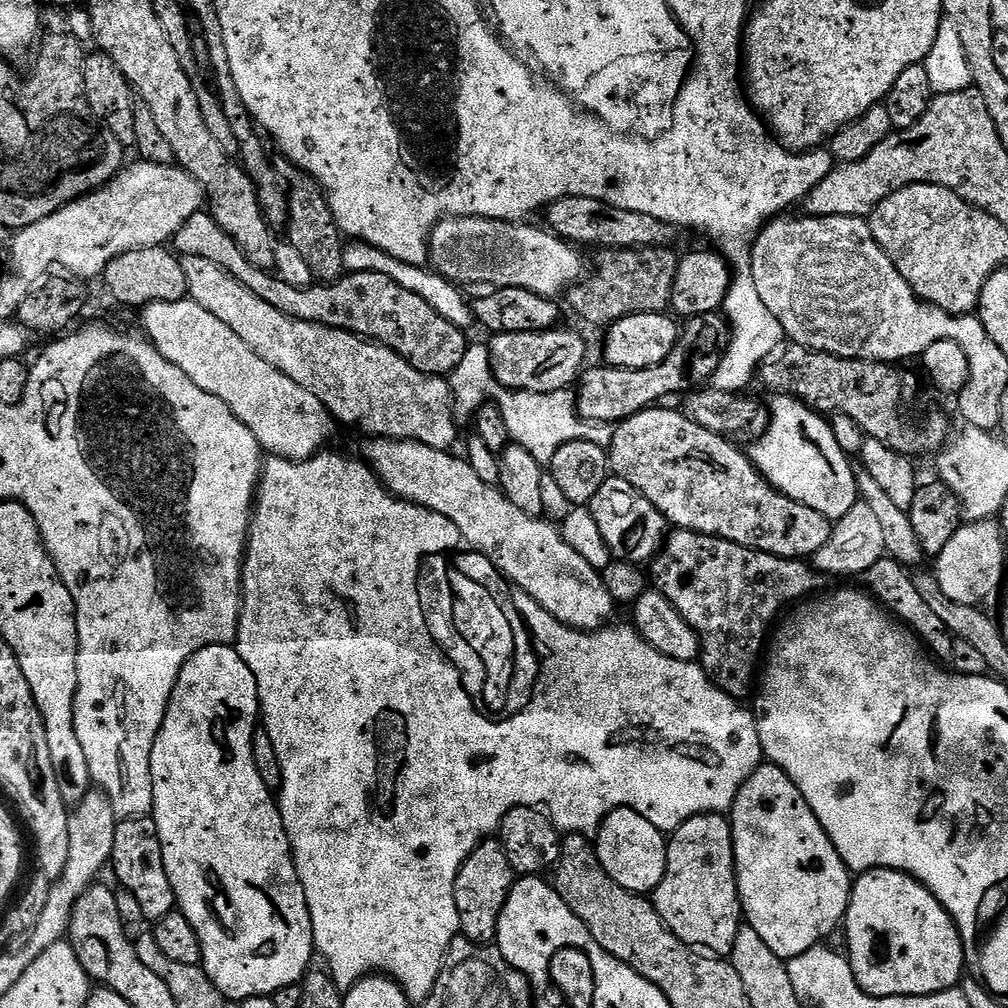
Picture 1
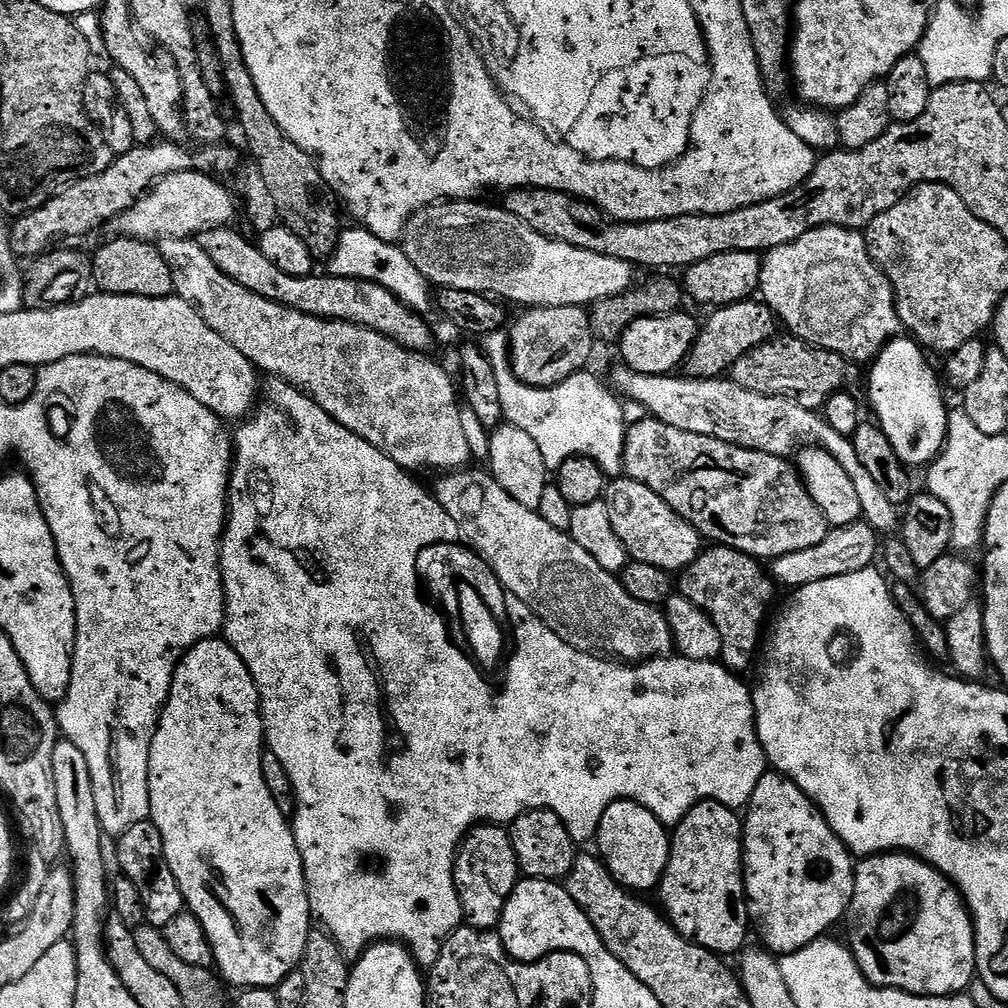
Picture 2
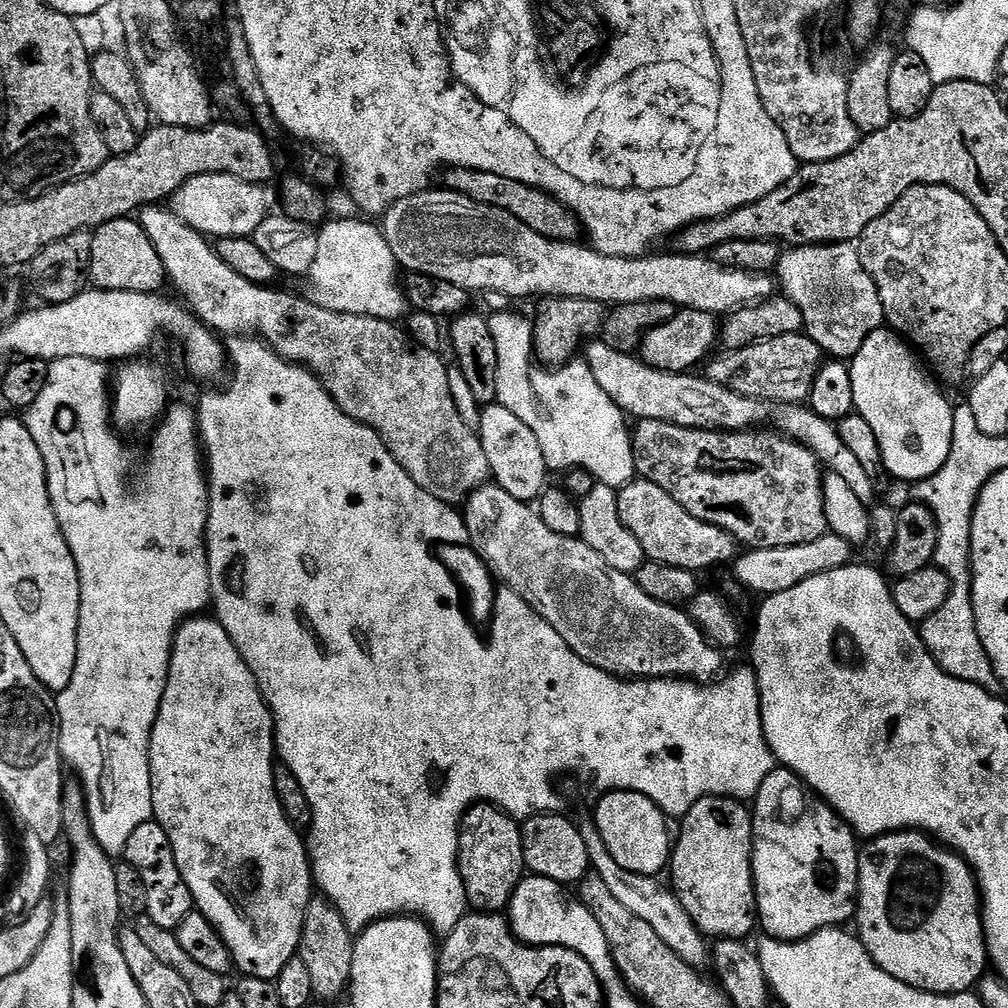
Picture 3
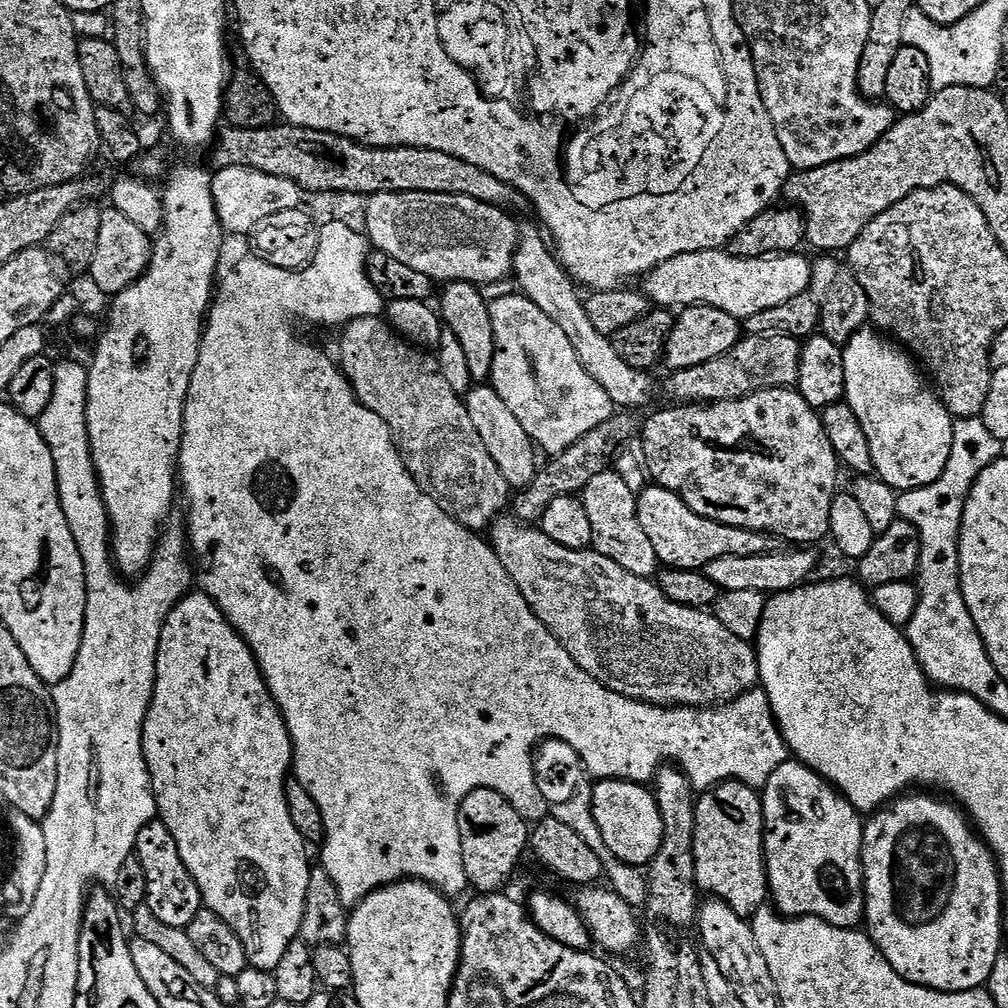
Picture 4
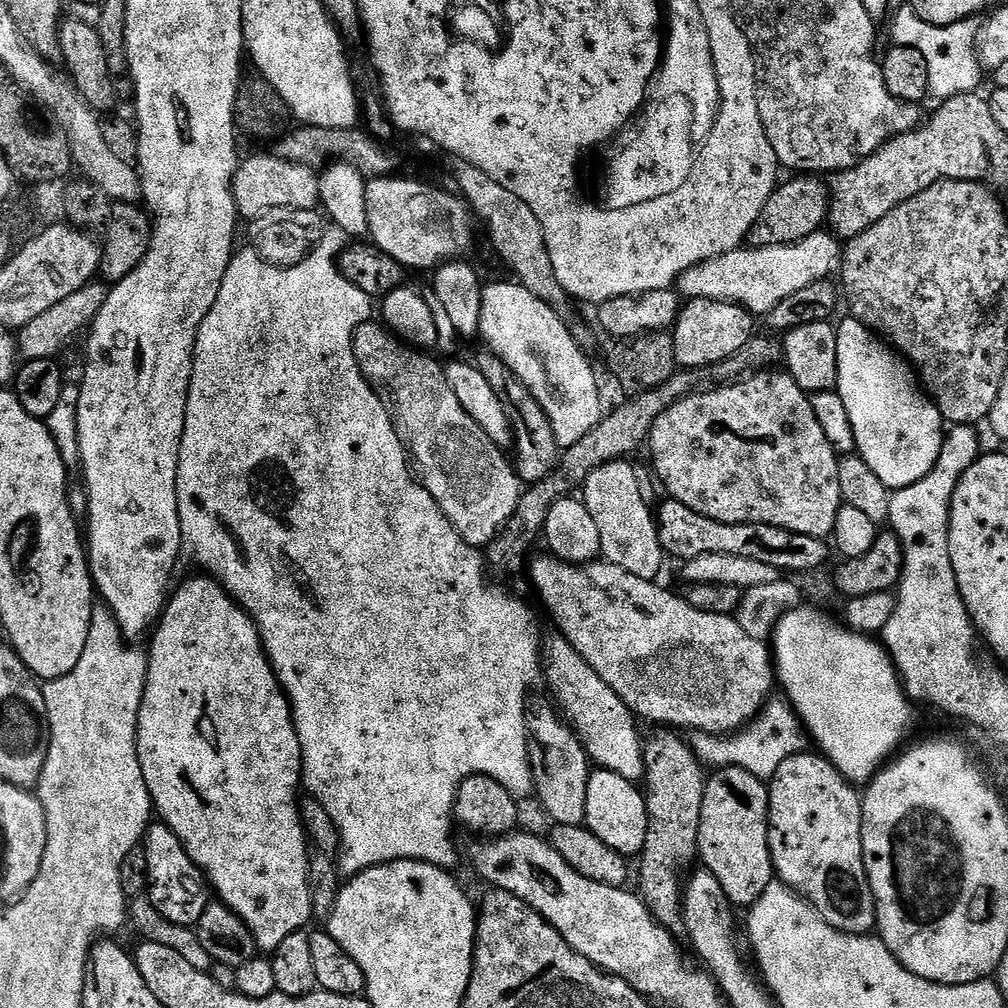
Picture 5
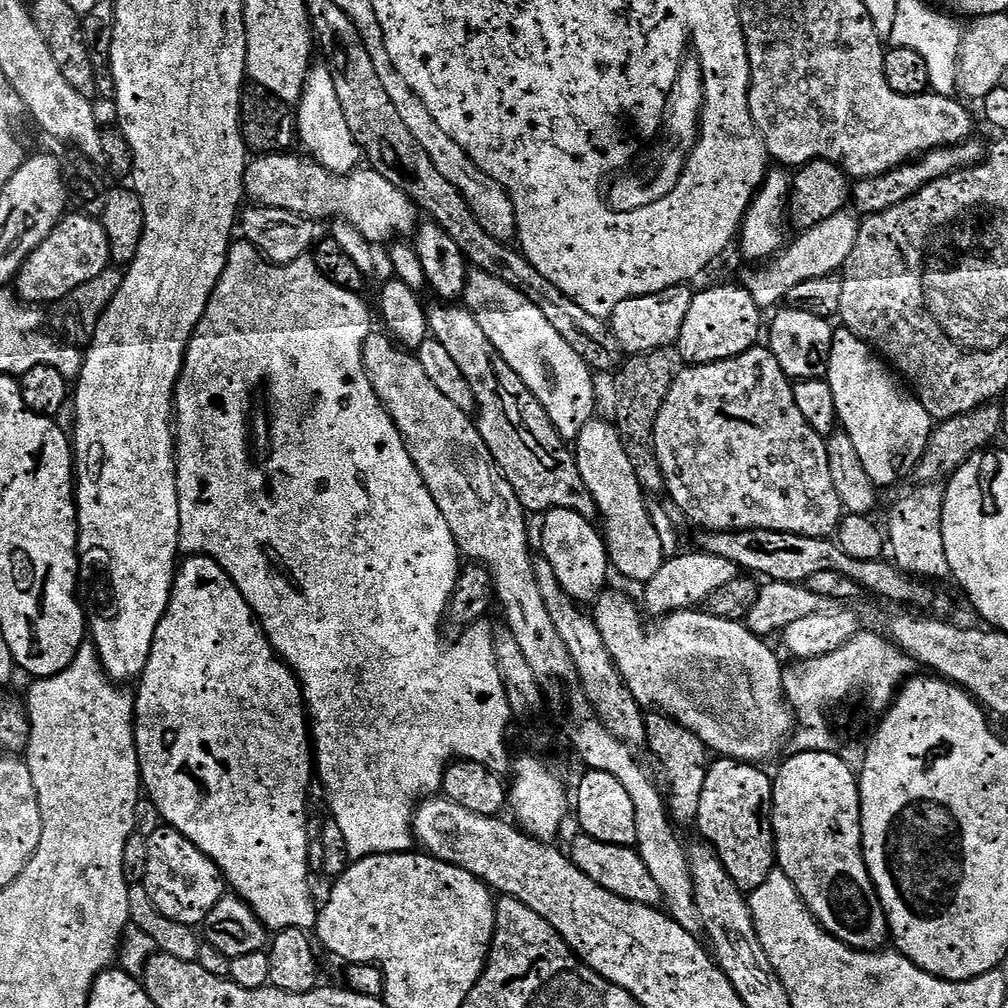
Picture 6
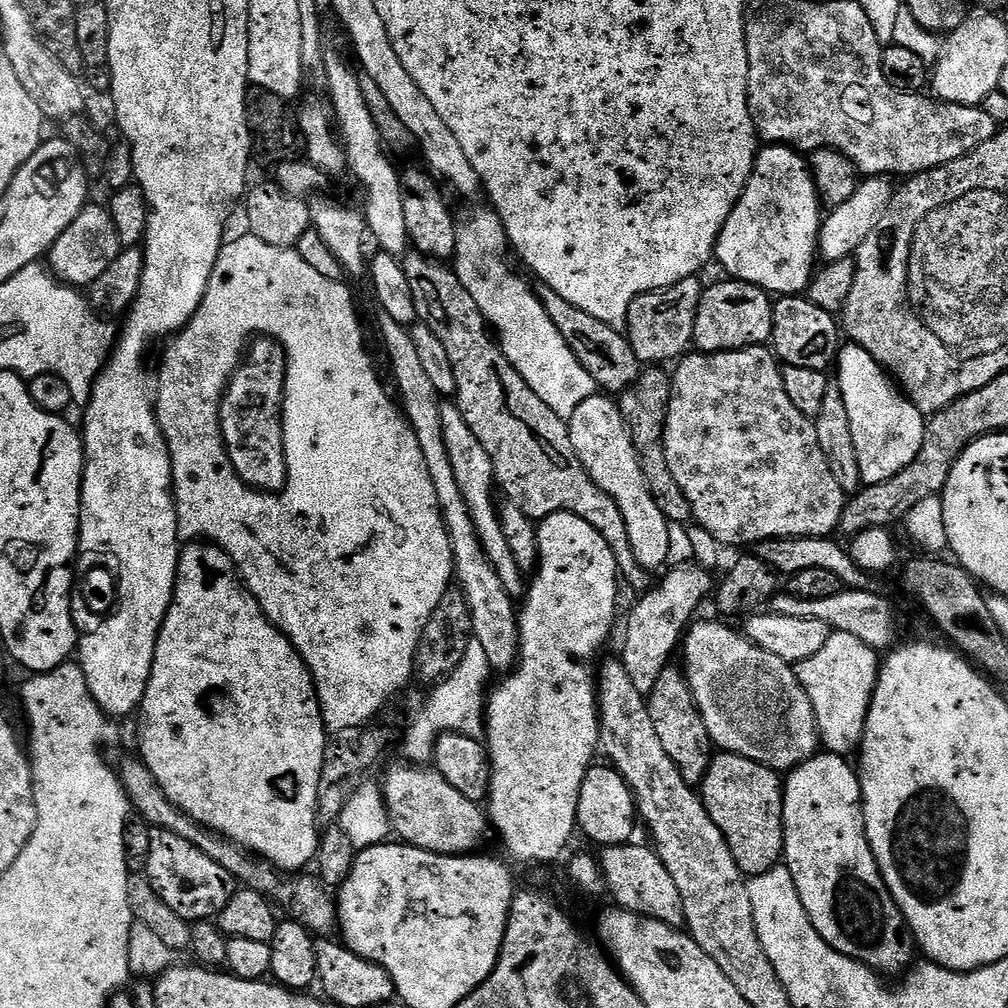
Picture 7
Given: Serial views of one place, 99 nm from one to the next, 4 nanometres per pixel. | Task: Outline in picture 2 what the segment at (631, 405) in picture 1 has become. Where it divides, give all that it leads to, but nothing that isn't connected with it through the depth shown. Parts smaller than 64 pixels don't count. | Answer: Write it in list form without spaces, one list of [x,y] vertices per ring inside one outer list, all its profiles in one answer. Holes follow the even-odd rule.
[[[756,298],[728,304],[724,308],[715,309],[708,321],[700,324],[700,333],[686,361],[686,372],[693,380],[715,380],[723,377],[742,358],[742,354],[750,354],[758,346],[773,339],[777,335],[778,319],[775,312],[767,304]]]

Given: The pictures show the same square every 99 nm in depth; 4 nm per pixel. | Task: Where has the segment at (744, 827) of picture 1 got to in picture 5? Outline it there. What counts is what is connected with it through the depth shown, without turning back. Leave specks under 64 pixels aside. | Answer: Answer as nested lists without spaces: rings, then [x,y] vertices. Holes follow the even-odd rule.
[[[805,750],[799,752],[797,756],[786,758],[786,762],[782,762],[782,766],[778,766],[778,770],[773,774],[768,784],[768,845],[772,855],[772,867],[779,883],[786,885],[792,891],[804,897],[808,903],[815,906],[824,915],[824,920],[830,922],[830,926],[834,926],[840,932],[845,932],[851,936],[866,936],[876,927],[876,899],[870,890],[870,882],[864,869],[864,855],[862,854],[862,796],[853,785],[844,779],[842,773],[829,760],[824,759],[823,755],[815,754],[816,756],[811,756],[810,753],[811,751]]]

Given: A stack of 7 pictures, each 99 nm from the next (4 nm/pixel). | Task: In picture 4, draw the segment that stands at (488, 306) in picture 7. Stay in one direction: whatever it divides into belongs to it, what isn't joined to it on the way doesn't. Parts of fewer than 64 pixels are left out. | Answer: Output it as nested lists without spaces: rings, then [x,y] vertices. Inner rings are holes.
[[[516,292],[493,299],[489,308],[495,338],[491,387],[512,408],[514,418],[522,422],[522,430],[541,453],[553,457],[564,452],[613,416],[610,394],[586,374],[558,322],[550,322],[534,302]]]

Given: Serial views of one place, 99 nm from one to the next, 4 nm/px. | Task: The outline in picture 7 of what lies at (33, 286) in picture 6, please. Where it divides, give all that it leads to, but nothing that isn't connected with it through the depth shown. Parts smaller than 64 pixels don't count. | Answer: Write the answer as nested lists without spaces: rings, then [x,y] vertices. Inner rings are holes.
[[[95,202],[89,203],[66,226],[66,230],[54,242],[54,246],[46,254],[46,264],[53,276],[62,284],[69,286],[90,286],[116,261],[122,251],[122,245],[118,238],[118,230],[114,230],[114,218],[107,207],[104,208]]]

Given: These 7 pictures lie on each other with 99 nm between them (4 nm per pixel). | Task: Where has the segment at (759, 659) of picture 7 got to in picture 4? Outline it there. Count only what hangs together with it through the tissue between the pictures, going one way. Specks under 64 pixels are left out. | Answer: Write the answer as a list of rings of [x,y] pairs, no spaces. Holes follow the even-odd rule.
[[[504,514],[490,525],[490,543],[498,554],[506,574],[514,578],[514,586],[522,590],[522,598],[534,614],[562,642],[562,646],[602,686],[626,698],[647,704],[710,708],[731,704],[760,682],[756,649],[749,641],[730,634],[711,611],[678,606],[662,594],[659,583],[649,577],[630,574],[618,562],[610,562],[602,554],[588,548],[567,548],[550,538],[539,527],[529,526]]]

